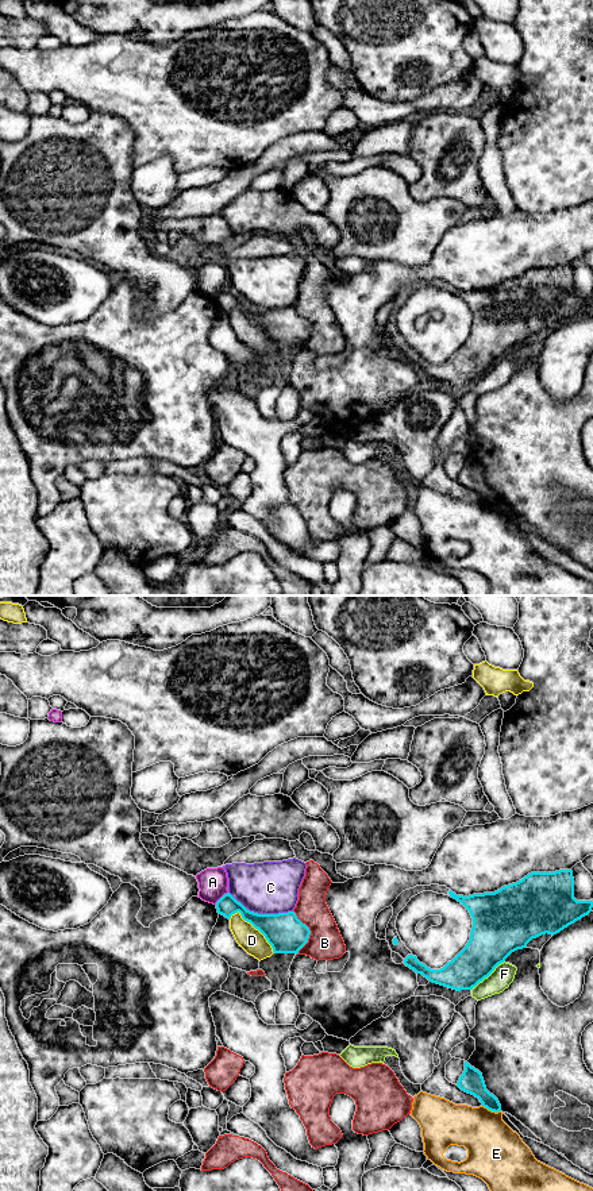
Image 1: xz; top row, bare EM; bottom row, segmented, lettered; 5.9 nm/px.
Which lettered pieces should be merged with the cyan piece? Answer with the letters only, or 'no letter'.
no letter

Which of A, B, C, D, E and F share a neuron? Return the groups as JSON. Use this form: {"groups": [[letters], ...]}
{"groups": [["A"], ["B"], ["C"], ["D"], ["E"], ["F"]]}

